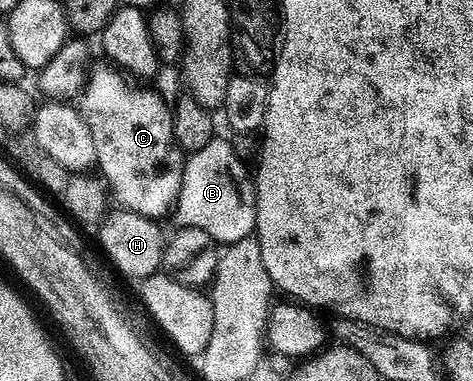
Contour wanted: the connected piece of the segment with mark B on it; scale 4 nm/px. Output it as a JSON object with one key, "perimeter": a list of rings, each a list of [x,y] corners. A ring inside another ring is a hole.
{"perimeter":[[[214,136],[204,148],[191,153],[185,159],[182,167],[182,183],[178,197],[172,207],[172,217],[178,221],[179,227],[200,228],[200,232],[208,232],[215,242],[229,244],[244,240],[254,234],[254,221],[256,220],[256,204],[250,195],[250,182],[238,166],[239,151],[234,151],[220,136]]]}

